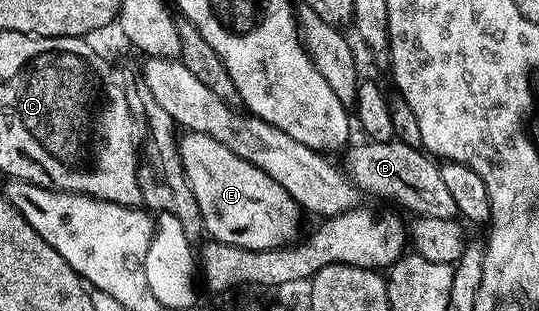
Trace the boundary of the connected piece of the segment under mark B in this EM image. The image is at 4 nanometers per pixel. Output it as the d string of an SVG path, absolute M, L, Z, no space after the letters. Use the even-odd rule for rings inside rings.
M395 139L362 143L349 146L342 155L344 156L342 167L346 175L355 182L361 192L392 199L419 216L433 215L438 218L457 216L454 198L445 186L439 164L429 154L421 148L404 145Z

